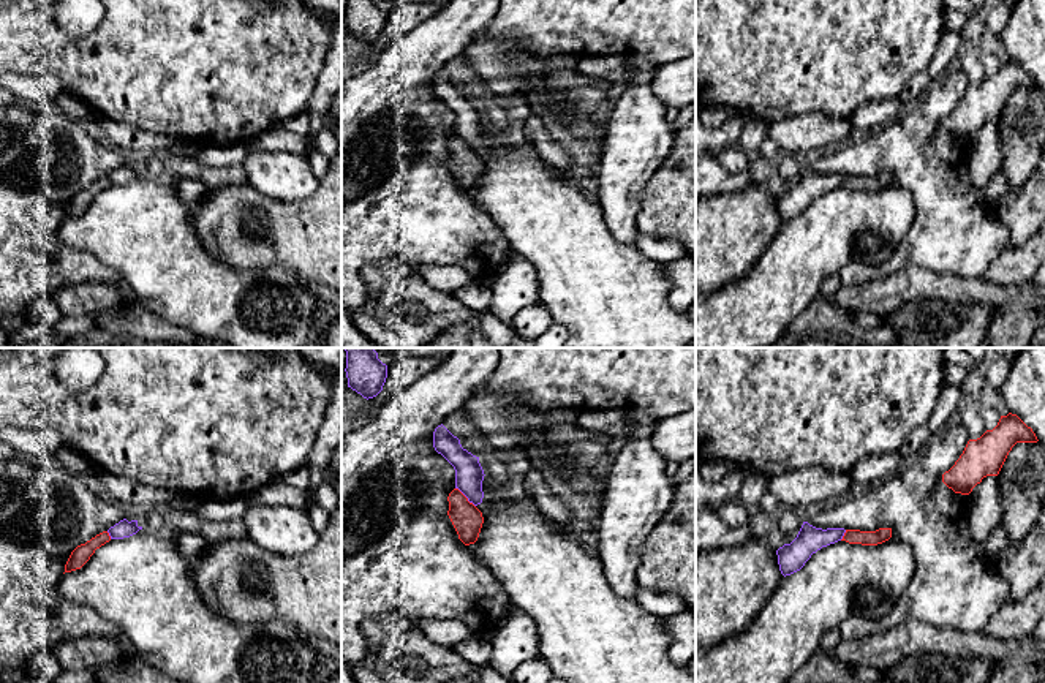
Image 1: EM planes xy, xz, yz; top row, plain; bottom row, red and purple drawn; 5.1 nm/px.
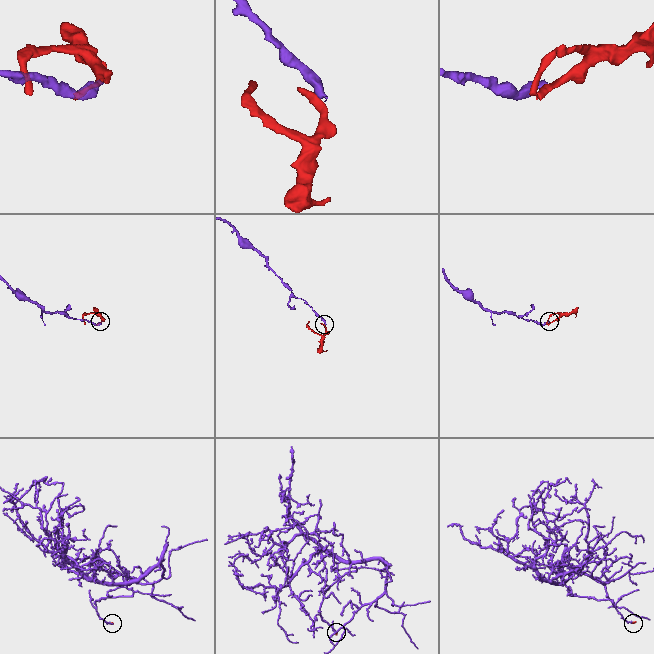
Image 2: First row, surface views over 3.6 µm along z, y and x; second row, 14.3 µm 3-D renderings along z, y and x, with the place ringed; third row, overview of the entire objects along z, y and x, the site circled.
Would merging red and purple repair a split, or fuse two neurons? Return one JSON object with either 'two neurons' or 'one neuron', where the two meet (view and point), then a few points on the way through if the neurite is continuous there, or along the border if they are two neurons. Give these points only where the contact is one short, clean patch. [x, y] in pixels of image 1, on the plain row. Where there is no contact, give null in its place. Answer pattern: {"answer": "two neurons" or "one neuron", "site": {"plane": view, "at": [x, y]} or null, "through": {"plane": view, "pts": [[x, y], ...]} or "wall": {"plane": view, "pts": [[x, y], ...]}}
{"answer": "two neurons", "site": {"plane": "xz", "at": [465, 143]}, "wall": {"plane": "xz", "pts": [[456, 133], [475, 152]]}}

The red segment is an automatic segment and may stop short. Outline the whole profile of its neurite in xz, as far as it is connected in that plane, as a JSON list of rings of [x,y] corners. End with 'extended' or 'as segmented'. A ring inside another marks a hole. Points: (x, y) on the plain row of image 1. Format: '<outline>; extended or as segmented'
[[[454,134],[449,139],[447,147],[447,161],[458,180],[458,185],[465,191],[474,190],[484,169],[482,158],[473,149],[470,149],[458,134]]]; as segmented

